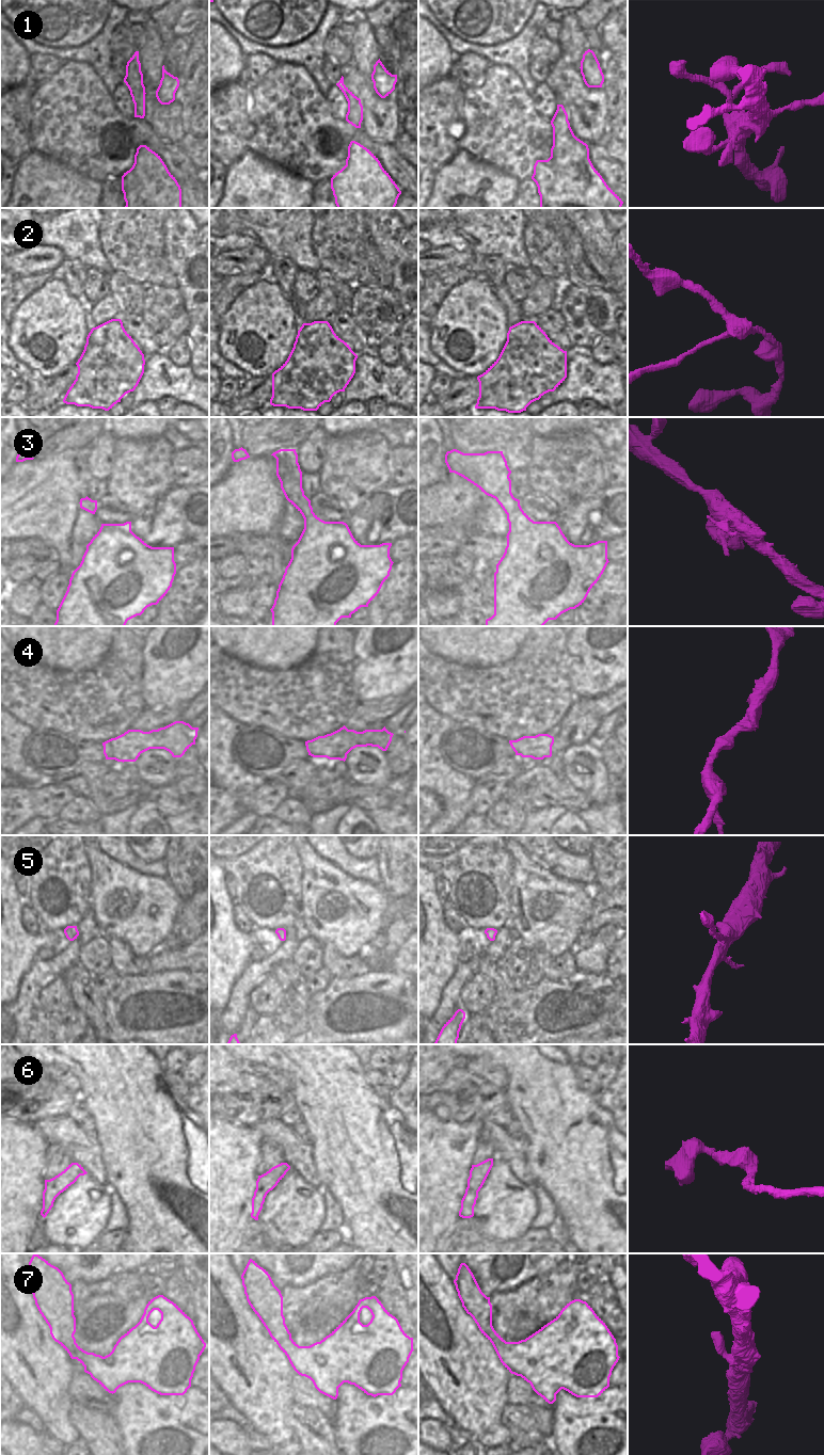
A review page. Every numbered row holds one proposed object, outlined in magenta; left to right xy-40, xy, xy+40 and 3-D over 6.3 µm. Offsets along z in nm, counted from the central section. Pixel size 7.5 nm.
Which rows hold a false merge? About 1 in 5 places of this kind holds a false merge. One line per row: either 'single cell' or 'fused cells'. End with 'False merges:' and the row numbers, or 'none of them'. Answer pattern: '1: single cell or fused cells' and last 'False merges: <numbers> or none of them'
1: single cell
2: single cell
3: single cell
4: single cell
5: fused cells
6: single cell
7: single cell
False merges: 5

